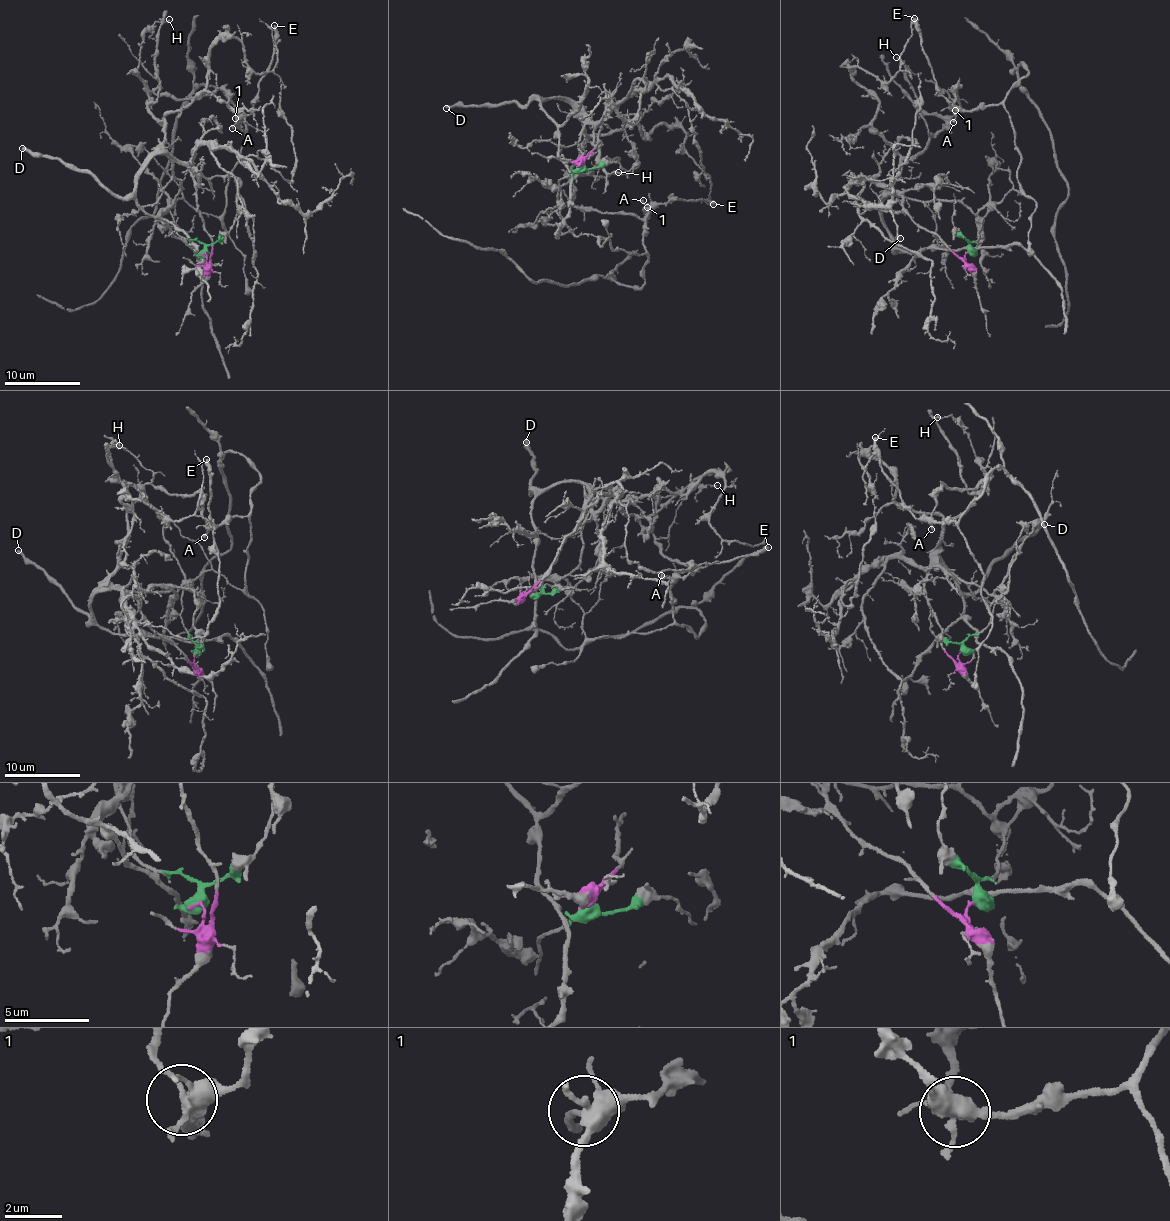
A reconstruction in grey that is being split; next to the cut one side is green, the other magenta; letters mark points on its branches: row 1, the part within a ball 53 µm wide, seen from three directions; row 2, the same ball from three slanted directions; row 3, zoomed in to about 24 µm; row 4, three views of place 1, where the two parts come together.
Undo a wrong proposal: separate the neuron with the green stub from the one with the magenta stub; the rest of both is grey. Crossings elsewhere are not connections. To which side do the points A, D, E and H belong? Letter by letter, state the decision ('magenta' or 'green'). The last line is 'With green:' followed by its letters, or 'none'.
A: magenta
D: magenta
E: green
H: magenta
With green: E

